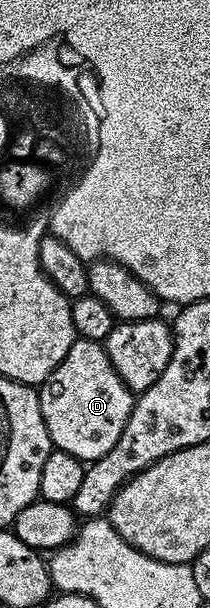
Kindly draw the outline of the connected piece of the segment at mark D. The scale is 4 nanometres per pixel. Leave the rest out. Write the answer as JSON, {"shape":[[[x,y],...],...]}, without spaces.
{"shape":[[[79,338],[70,346],[70,350],[66,350],[66,358],[58,362],[50,378],[46,378],[44,383],[39,385],[38,391],[42,418],[46,422],[46,430],[52,439],[53,449],[77,456],[79,460],[85,462],[102,458],[110,450],[114,450],[114,442],[118,442],[134,403],[134,393],[125,386],[122,378],[118,378],[103,343]]]}

